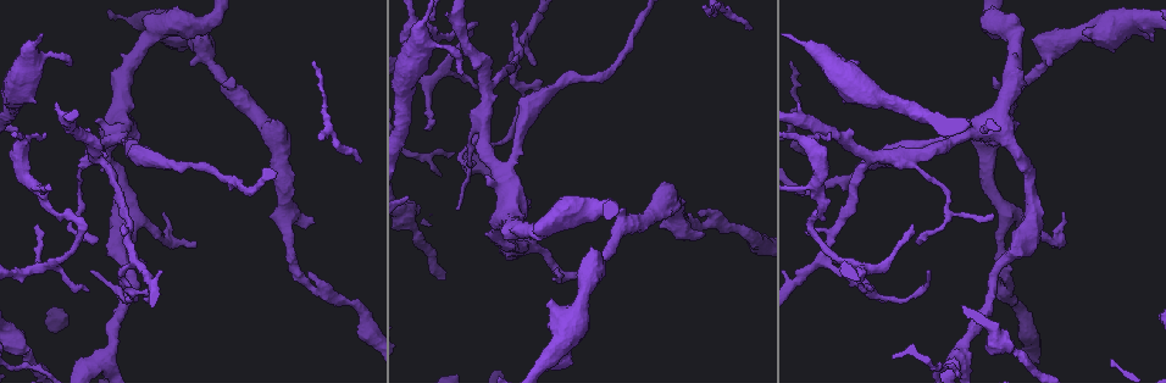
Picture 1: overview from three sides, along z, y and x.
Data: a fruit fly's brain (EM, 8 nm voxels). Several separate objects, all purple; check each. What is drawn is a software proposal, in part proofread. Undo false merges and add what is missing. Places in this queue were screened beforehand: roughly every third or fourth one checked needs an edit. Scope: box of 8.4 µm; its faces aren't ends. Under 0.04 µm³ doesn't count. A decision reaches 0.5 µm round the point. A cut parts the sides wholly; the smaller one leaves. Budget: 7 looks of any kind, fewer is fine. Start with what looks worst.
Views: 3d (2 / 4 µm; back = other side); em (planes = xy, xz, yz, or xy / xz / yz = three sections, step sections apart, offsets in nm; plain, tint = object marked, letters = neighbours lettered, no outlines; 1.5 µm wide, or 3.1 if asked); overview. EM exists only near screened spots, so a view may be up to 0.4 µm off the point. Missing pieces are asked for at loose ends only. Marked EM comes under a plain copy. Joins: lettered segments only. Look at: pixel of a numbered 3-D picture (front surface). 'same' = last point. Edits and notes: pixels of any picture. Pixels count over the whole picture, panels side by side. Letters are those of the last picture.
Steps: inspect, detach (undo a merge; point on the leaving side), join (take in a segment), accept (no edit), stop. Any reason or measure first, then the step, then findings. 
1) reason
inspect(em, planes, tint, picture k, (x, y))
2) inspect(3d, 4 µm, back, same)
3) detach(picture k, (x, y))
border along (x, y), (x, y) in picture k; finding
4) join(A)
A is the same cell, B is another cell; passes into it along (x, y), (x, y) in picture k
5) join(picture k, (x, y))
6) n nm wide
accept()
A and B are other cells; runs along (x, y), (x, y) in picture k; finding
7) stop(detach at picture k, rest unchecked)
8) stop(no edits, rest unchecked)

free end
inspect(em, yz, step 4, letters, picture 1, (197, 243))

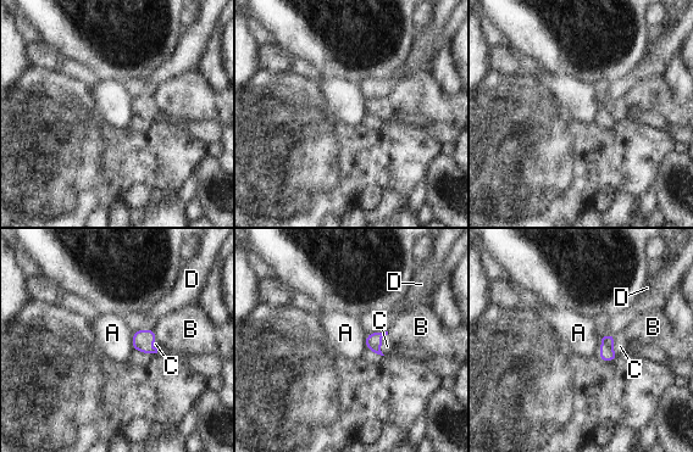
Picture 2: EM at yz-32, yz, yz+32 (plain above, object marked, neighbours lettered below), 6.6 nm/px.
another direction
inspect(em, planes, letters, same)

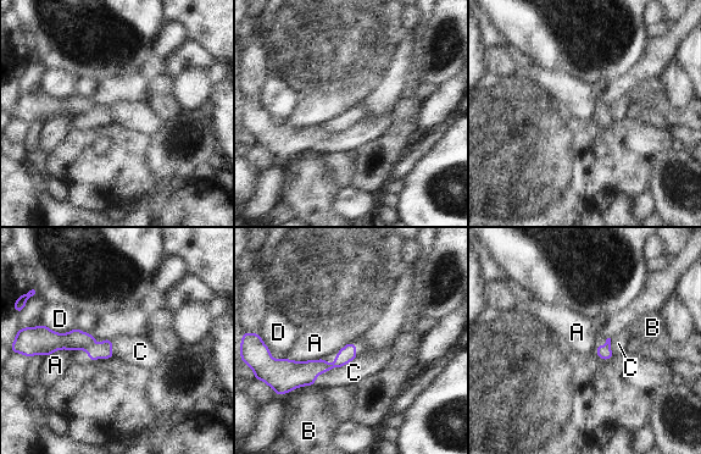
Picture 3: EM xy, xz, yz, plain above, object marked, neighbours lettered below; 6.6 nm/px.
C touches over 360 nm
join(C)
C is the same cell, A, B and D are other cells; passes into it along (296, 374), (333, 367), (354, 372) in picture 3; it goes on there

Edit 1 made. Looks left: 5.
redraw
inspect(overview)

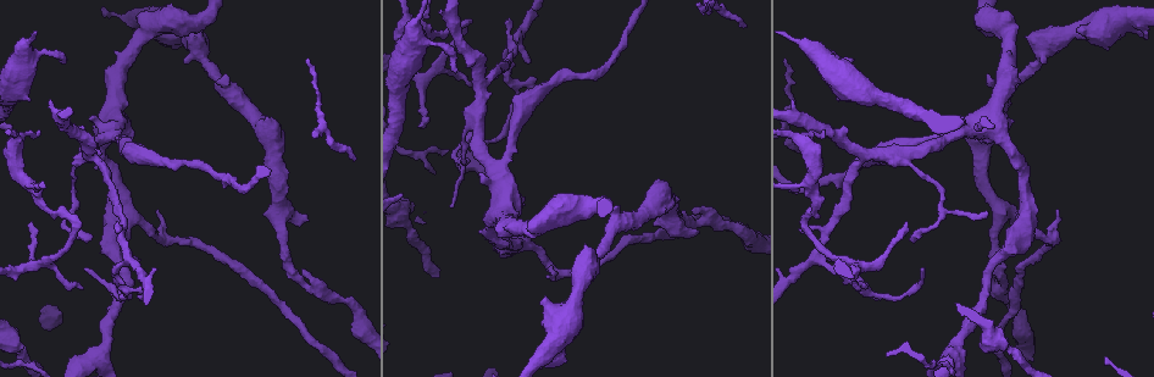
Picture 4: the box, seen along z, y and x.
branch stops here
inspect(3d, 2 µm, back, picture 4, (120, 231))

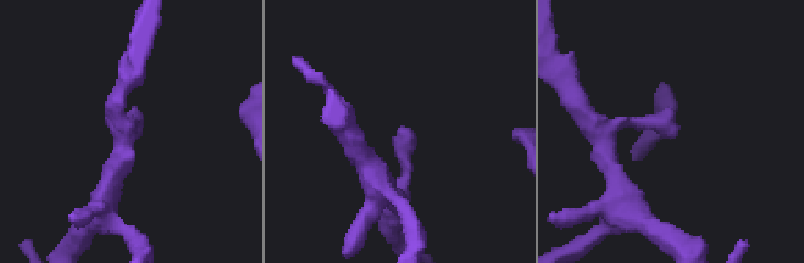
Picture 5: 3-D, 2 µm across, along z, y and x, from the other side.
inspect(em, planes, letters, picture 5, (400, 131))

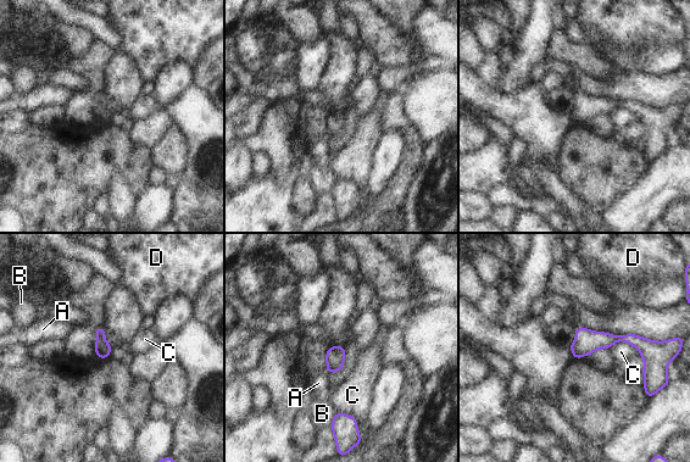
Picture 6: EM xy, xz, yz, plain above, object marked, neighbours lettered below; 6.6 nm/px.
C touches over 220 nm
accept()
A, B, C and D are other cells; border along (608, 348), (625, 341), (640, 355) in picture 6; none of them fits

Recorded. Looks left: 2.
stop(join at picture 3, rest unchecked)

